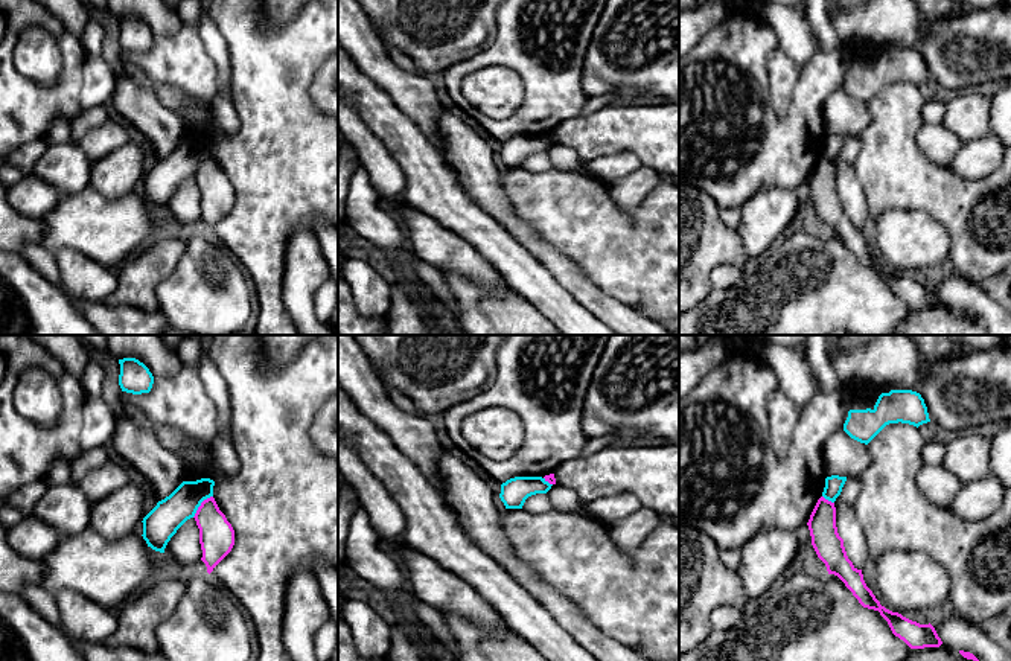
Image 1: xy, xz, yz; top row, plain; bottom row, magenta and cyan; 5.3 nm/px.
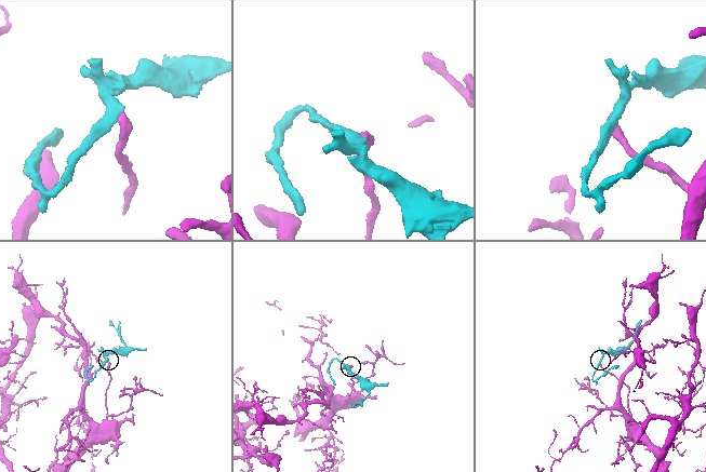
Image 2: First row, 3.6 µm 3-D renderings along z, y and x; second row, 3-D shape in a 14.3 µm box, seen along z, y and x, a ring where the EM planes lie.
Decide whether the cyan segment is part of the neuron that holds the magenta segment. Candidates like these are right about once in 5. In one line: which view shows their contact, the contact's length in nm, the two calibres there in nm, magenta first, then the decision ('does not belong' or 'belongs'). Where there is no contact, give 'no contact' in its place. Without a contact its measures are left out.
contact in xy; length 160 nm; calibres 190 and 180 nm; does not belong

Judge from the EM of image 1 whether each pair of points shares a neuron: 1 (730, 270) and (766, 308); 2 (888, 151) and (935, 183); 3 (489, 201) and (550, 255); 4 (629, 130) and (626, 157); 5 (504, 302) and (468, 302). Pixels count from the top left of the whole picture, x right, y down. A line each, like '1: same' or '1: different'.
1: different
2: same
3: same
4: different
5: same

